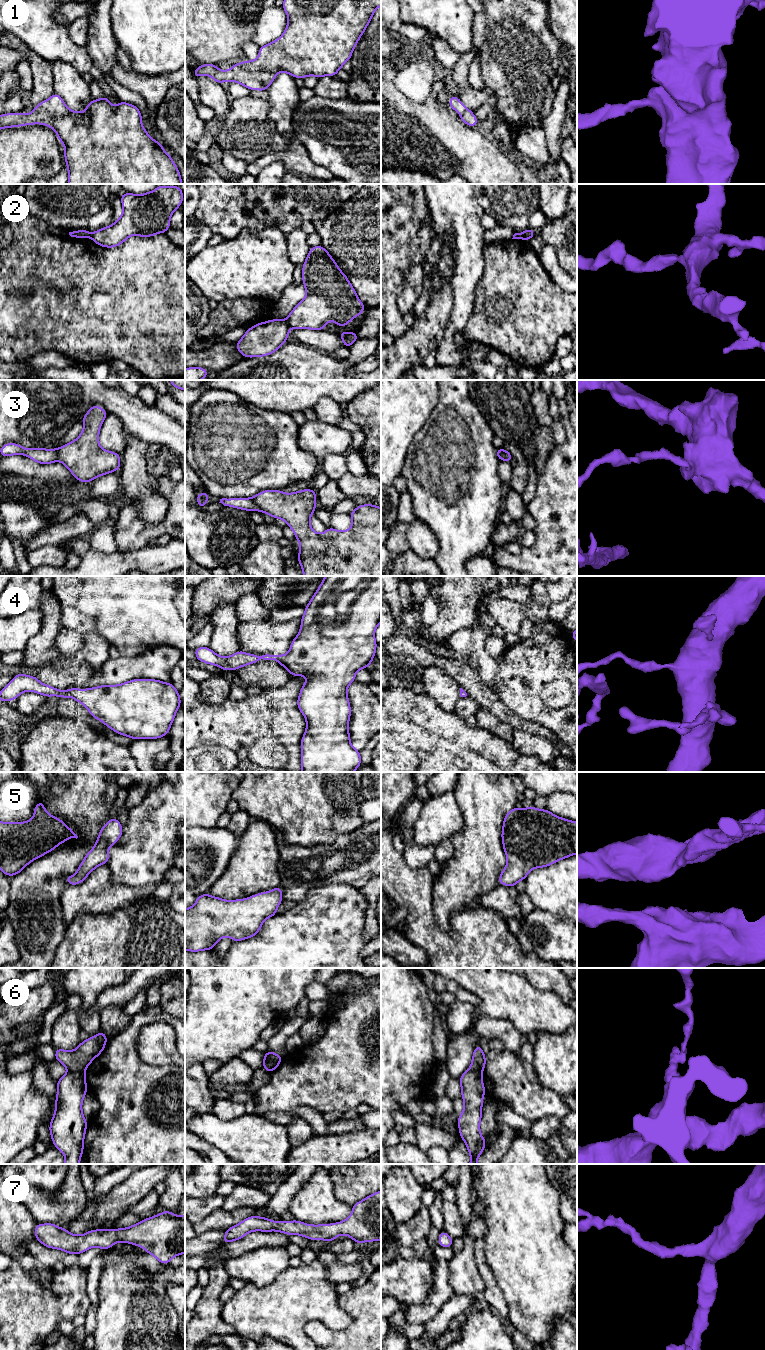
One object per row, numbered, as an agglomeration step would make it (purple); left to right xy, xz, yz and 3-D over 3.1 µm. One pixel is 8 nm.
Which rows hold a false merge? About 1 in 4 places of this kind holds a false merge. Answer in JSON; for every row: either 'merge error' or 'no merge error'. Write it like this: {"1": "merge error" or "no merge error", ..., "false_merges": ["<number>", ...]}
{"1": "no merge error", "2": "merge error", "3": "merge error", "4": "no merge error", "5": "no merge error", "6": "merge error", "7": "no merge error", "false_merges": ["2", "3", "6"]}

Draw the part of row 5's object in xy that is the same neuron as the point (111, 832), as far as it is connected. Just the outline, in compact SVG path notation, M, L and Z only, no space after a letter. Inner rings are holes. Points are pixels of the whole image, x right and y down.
M117 818L110 820L101 827L98 839L94 847L84 857L83 862L78 866L76 873L71 876L66 876L65 881L69 885L78 885L82 883L86 877L98 866L109 862L110 846L115 845L123 833L123 827Z

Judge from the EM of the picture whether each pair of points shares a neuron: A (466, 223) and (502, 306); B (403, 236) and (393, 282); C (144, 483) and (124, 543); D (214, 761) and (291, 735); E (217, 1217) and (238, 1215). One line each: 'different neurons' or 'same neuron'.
A: different neurons
B: same neuron
C: different neurons
D: different neurons
E: same neuron

